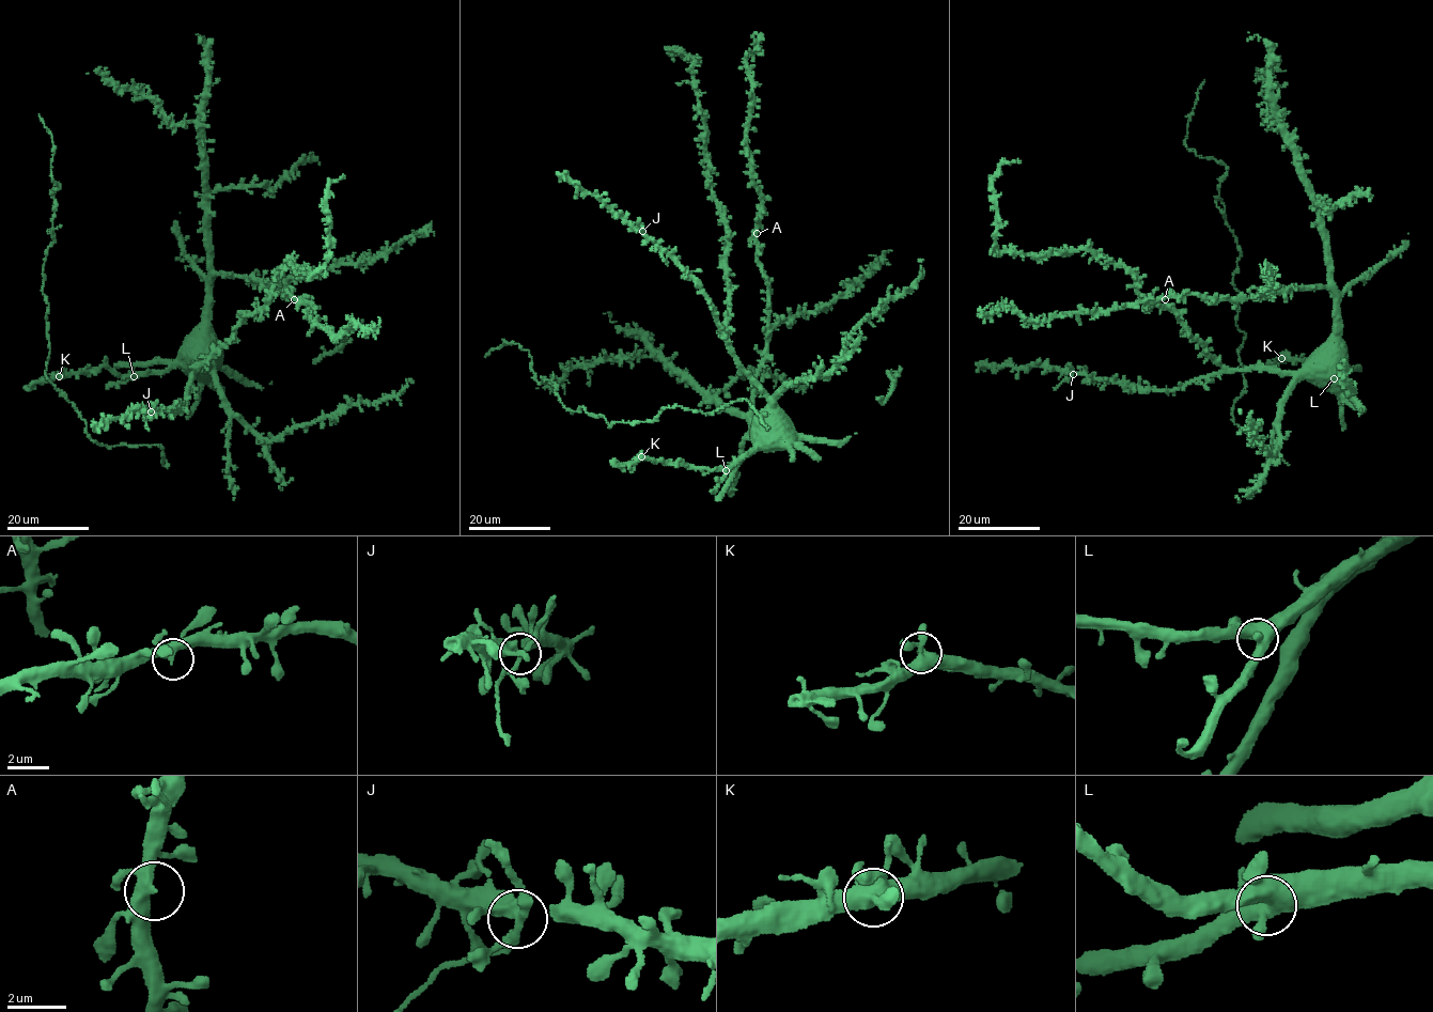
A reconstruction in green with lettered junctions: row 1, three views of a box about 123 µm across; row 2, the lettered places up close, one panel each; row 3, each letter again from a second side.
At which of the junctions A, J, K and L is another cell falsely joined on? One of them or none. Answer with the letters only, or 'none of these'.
J

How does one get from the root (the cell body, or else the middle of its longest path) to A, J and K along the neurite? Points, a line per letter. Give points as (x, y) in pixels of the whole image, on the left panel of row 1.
A: (205, 355), (211, 351), (204, 330), (209, 281), (214, 276), (218, 274), (256, 280), (292, 294), (294, 299)
J: (205, 355), (211, 351), (198, 349), (211, 364), (193, 374), (186, 407), (177, 411), (152, 408), (150, 411)
K: (205, 355), (211, 351), (162, 371), (117, 376), (106, 367), (59, 376)

